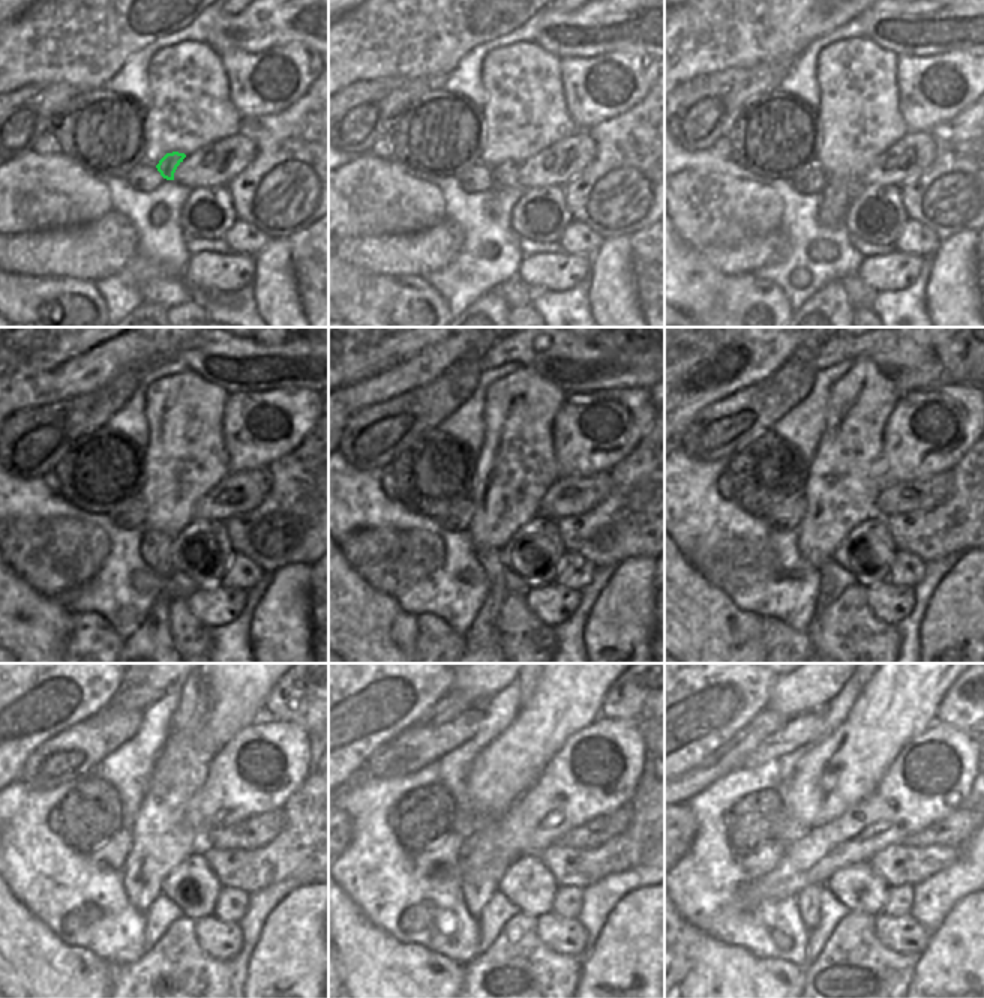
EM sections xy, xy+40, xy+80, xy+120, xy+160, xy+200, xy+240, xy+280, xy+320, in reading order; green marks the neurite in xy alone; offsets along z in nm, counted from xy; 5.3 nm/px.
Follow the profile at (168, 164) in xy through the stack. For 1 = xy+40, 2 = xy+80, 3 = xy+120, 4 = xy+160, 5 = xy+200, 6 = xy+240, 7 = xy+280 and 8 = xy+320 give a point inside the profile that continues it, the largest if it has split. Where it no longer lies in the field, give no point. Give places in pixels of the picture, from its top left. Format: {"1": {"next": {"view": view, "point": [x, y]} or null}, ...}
{"1": {"next": {"view": "xy+40", "point": [504, 174]}}, "2": {"next": {"view": "xy+80", "point": [837, 194]}}, "3": {"next": {"view": "xy+120", "point": [156, 547]}}, "4": {"next": {"view": "xy+160", "point": [483, 632]}}, "5": {"next": {"view": "xy+200", "point": [827, 587]}}, "6": {"next": {"view": "xy+240", "point": [155, 923]}}, "7": {"next": {"view": "xy+280", "point": [489, 923]}}, "8": {"next": {"view": "xy+320", "point": [827, 923]}}}

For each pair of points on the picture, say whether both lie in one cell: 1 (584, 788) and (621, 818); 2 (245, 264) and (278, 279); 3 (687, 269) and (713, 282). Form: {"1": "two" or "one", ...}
{"1": "two", "2": "two", "3": "one"}

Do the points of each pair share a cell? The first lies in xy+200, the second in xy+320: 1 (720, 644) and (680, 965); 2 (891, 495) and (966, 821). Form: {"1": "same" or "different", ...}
{"1": "different", "2": "same"}

